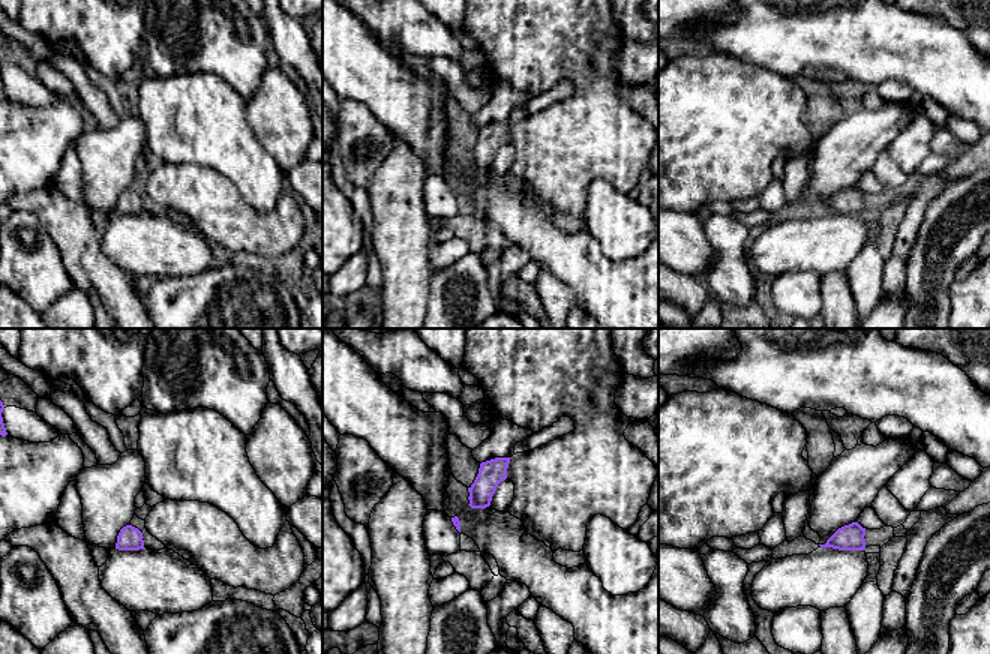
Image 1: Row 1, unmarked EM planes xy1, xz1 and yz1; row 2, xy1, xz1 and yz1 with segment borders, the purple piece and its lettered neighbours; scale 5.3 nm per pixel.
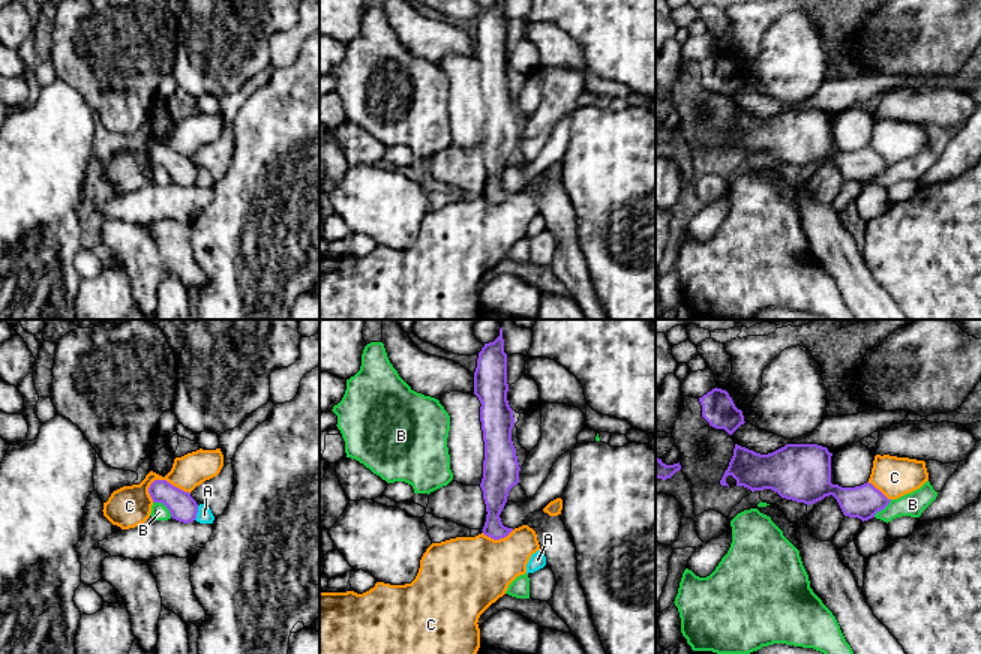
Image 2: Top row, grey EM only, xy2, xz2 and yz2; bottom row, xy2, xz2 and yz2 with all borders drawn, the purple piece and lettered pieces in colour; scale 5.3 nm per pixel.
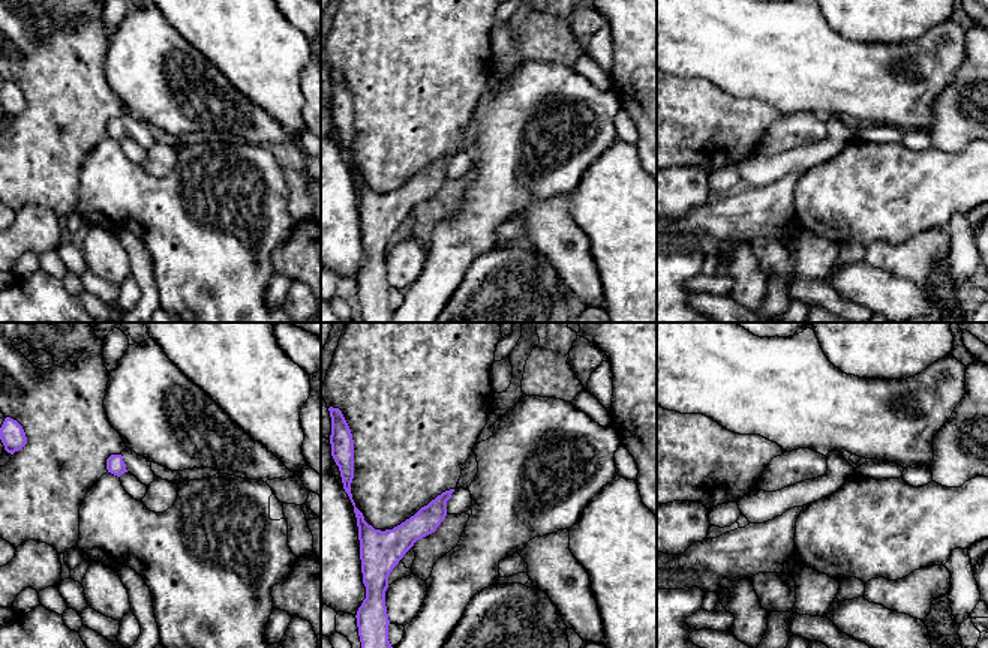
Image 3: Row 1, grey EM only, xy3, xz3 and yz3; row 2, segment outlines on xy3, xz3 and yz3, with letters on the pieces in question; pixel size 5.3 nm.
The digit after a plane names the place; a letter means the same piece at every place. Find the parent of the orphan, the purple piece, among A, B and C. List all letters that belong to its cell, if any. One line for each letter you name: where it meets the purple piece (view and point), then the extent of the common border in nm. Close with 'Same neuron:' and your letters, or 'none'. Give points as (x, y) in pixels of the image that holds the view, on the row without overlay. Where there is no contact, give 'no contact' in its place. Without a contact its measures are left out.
Same neuron: none

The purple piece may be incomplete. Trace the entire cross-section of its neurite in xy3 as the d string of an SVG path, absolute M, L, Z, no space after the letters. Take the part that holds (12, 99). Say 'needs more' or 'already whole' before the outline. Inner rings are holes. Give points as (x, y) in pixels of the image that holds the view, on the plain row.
already whole | M6 81L0 92L0 104L4 114L10 118L21 114L27 108L27 100L22 90L10 81Z

